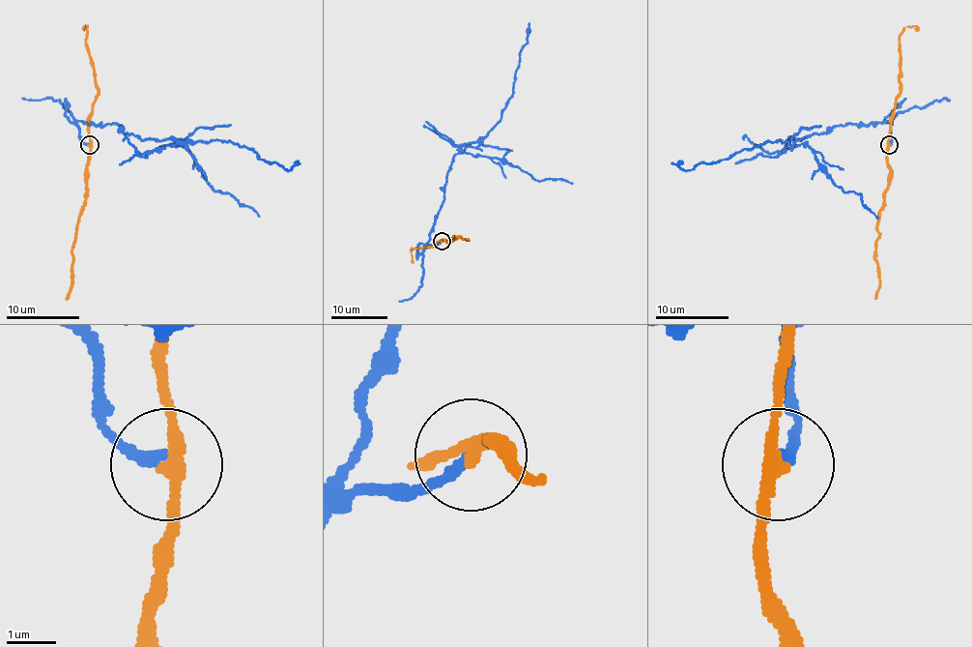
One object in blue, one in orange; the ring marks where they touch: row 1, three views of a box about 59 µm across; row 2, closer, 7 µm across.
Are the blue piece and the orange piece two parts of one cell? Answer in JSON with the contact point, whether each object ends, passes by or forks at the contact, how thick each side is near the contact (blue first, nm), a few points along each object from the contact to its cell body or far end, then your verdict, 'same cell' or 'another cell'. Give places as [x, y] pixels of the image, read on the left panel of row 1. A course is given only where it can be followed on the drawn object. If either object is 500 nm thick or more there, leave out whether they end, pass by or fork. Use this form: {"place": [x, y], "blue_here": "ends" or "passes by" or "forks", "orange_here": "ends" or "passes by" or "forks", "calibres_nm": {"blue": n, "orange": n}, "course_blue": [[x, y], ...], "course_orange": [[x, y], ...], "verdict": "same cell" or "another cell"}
{"place": [89, 145], "blue_here": "ends", "orange_here": "passes by", "calibres_nm": {"blue": 220, "orange": 240}, "course_blue": [[88, 144], [79, 138], [79, 121], [176, 141], [157, 149], [180, 143], [214, 191], [231, 193], [259, 216]], "course_orange": [[88, 144], [85, 206], [72, 249], [72, 287], [67, 300]], "verdict": "another cell"}

